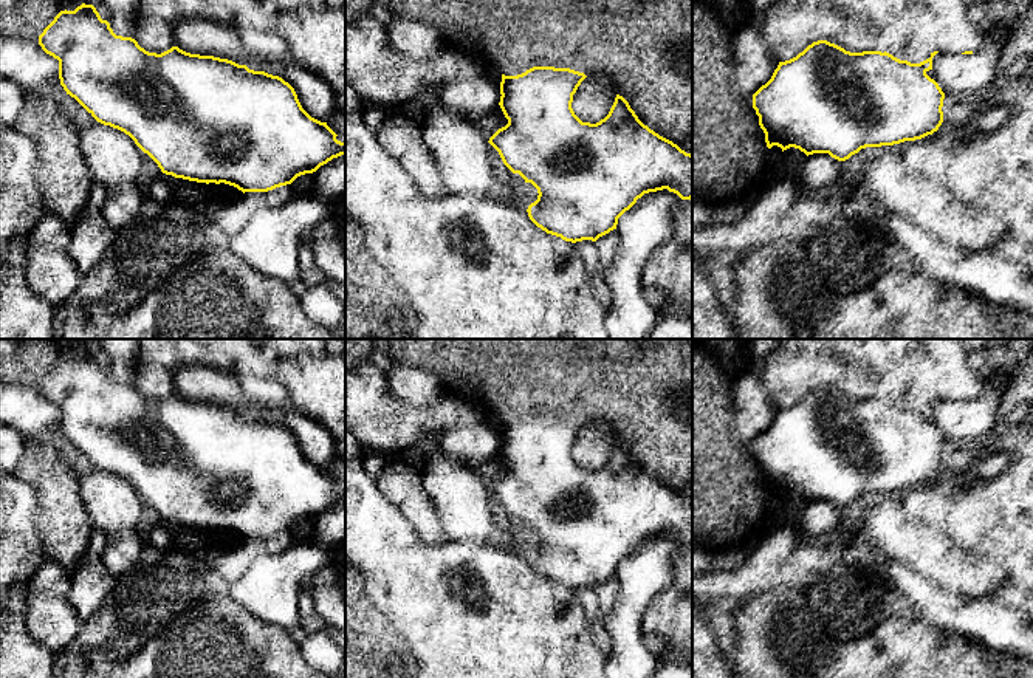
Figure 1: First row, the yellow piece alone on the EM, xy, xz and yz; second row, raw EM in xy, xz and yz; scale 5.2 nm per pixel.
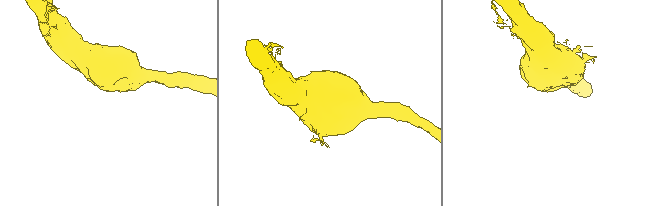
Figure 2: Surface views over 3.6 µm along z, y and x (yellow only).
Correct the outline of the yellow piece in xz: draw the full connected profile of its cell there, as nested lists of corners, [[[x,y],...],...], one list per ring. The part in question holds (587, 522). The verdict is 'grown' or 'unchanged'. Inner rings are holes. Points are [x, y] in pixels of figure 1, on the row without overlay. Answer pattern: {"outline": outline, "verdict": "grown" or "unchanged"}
{"outline": [[[533,413],[517,423],[502,421],[500,455],[508,471],[499,475],[489,491],[503,511],[537,536],[537,546],[527,556],[530,567],[547,580],[565,588],[596,588],[616,576],[618,565],[644,540],[668,536],[681,546],[692,545],[692,502],[644,472],[629,449],[616,441],[609,461],[596,471],[582,469],[573,458],[573,441],[587,423],[570,415]]], "verdict": "unchanged"}

